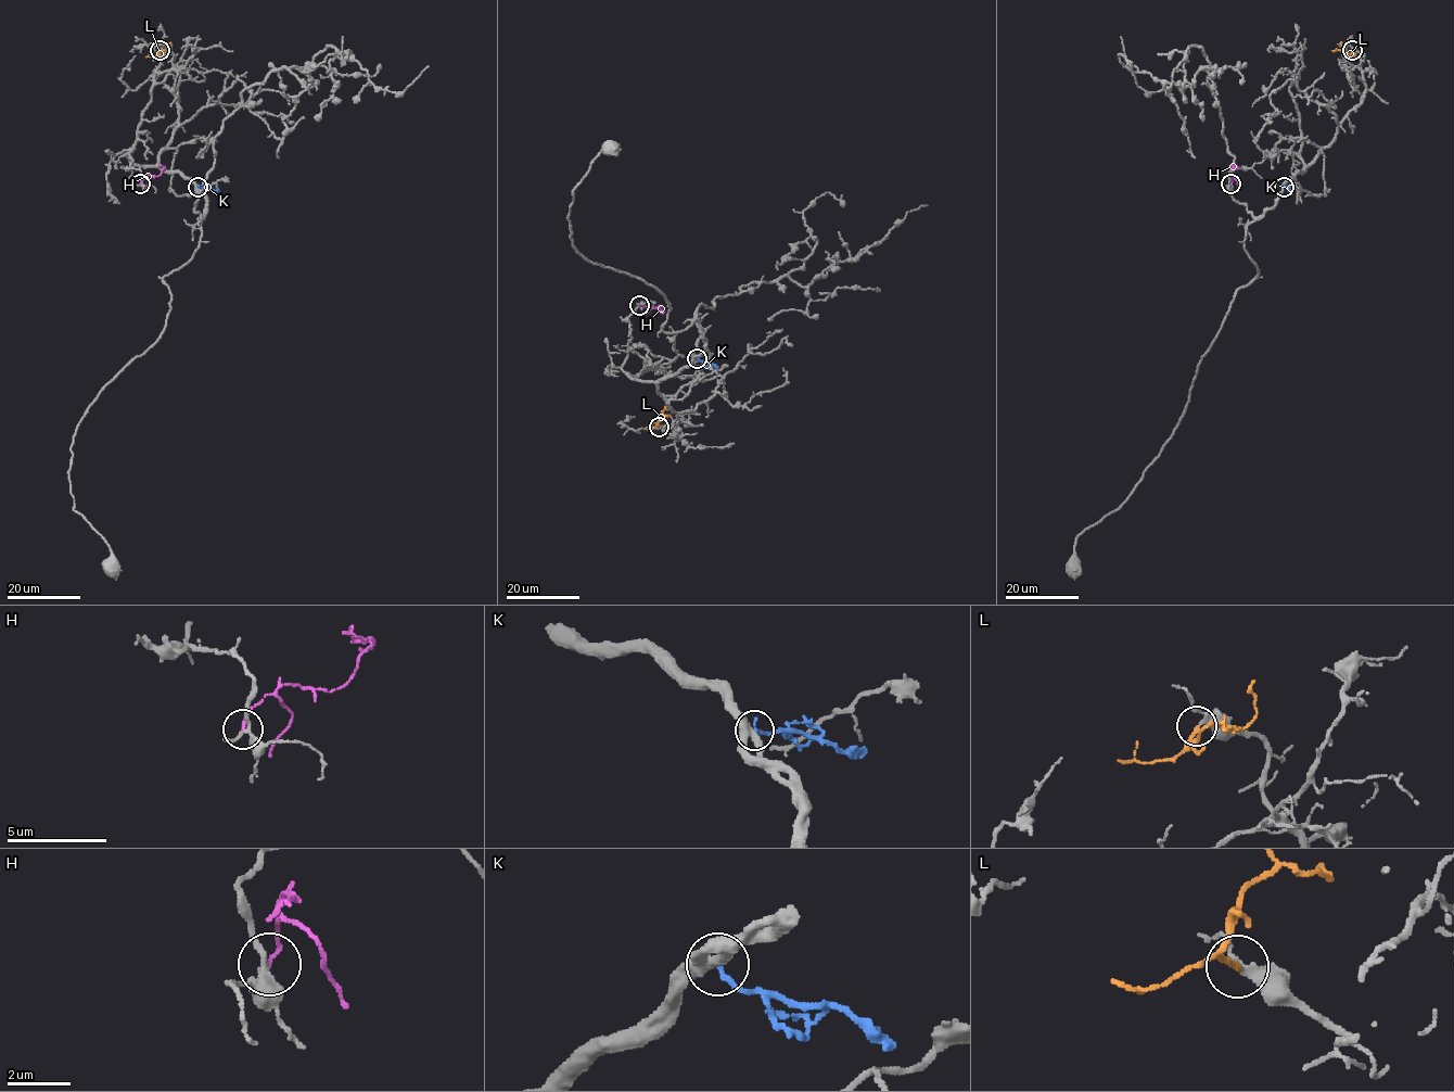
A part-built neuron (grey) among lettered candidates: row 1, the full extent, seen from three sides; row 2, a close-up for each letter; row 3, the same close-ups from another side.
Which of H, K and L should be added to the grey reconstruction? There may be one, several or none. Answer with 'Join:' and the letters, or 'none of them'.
Join: L

